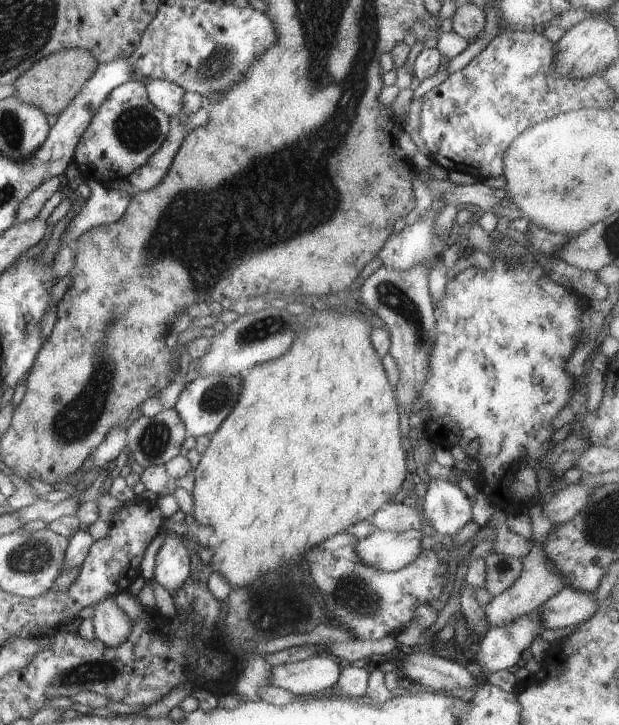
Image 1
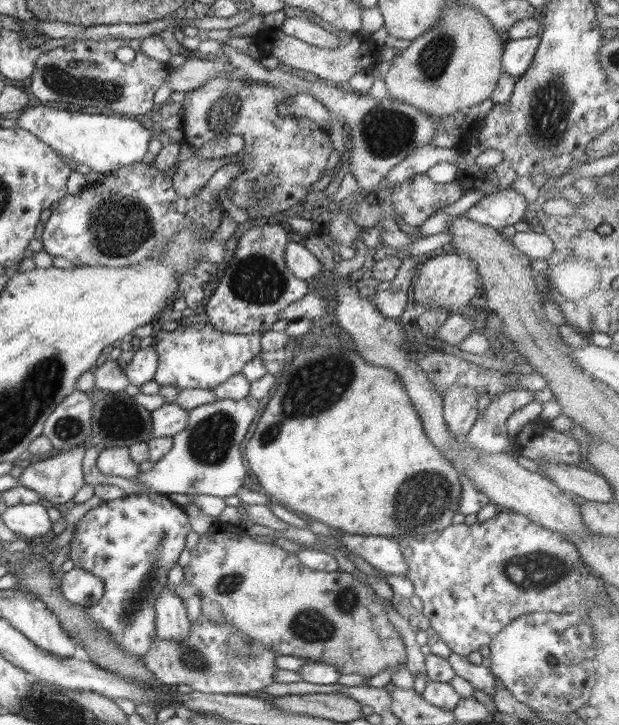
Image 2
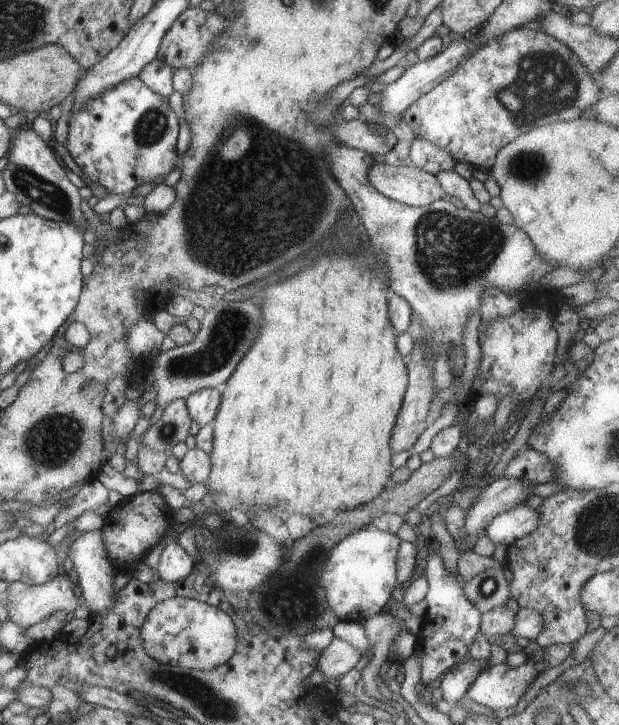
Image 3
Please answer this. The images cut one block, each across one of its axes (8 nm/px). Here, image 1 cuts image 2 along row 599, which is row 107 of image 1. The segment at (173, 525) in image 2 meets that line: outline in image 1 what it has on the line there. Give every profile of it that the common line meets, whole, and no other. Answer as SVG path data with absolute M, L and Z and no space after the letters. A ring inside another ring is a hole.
M134 79L114 88L76 145L73 160L81 180L95 180L105 185L126 180L164 144L169 126L170 117L150 102L145 83Z

